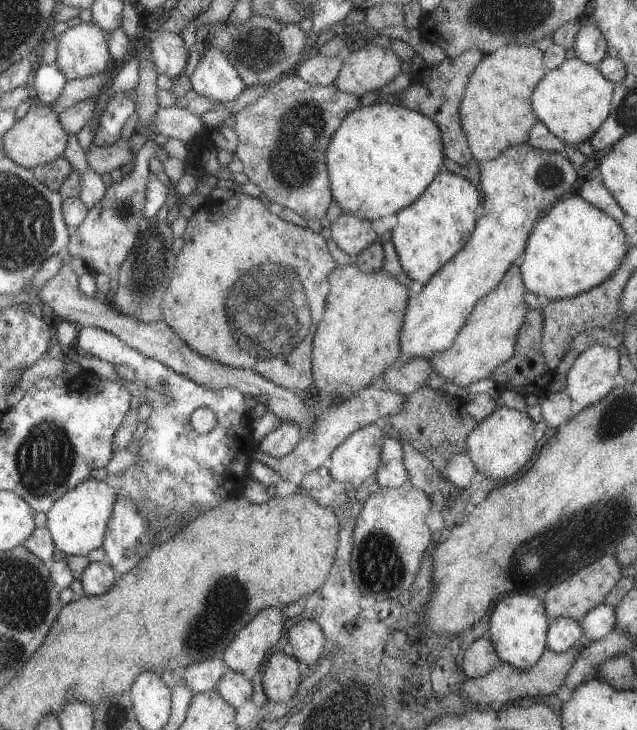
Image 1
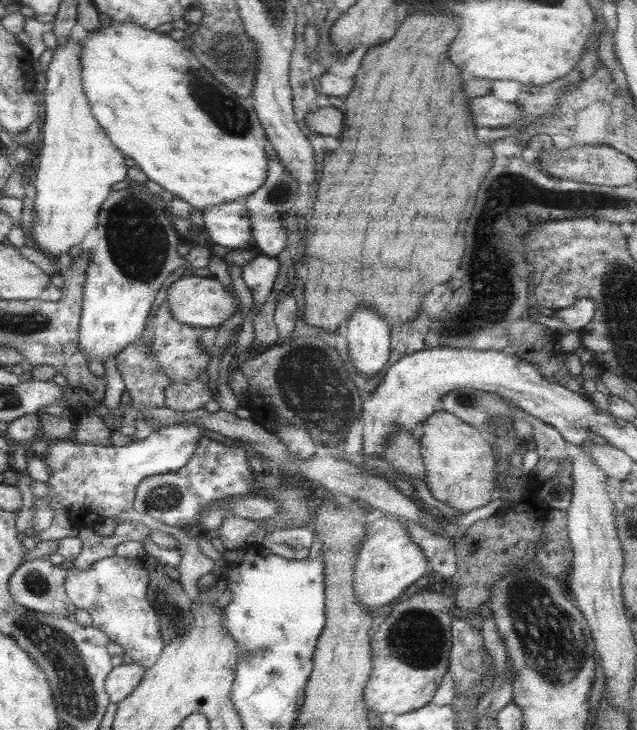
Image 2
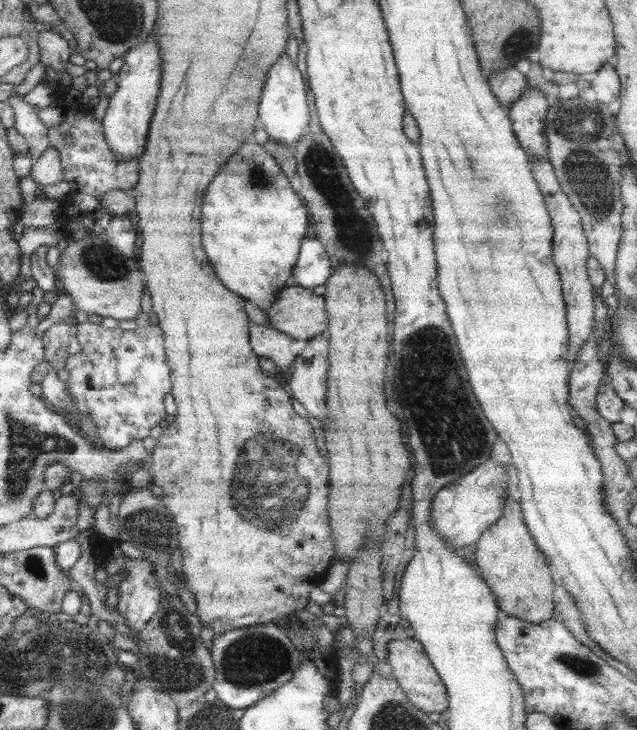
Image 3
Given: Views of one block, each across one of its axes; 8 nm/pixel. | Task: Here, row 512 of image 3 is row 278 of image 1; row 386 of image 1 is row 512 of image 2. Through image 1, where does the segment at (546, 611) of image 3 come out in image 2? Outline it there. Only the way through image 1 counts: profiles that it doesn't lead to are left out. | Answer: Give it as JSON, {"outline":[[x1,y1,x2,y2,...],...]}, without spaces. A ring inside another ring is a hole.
{"outline":[[440,410,424,422,419,440,427,487,436,500,460,510,460,514,486,506,498,496,495,452,480,433,454,414]]}

